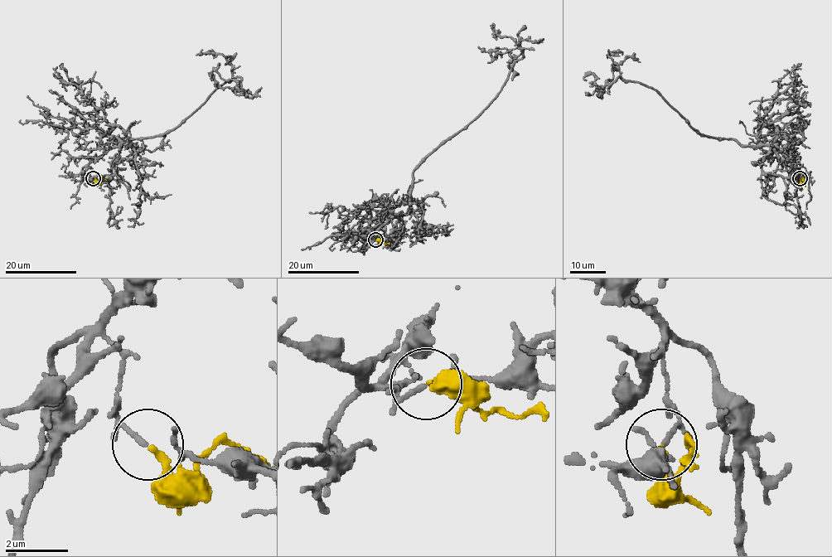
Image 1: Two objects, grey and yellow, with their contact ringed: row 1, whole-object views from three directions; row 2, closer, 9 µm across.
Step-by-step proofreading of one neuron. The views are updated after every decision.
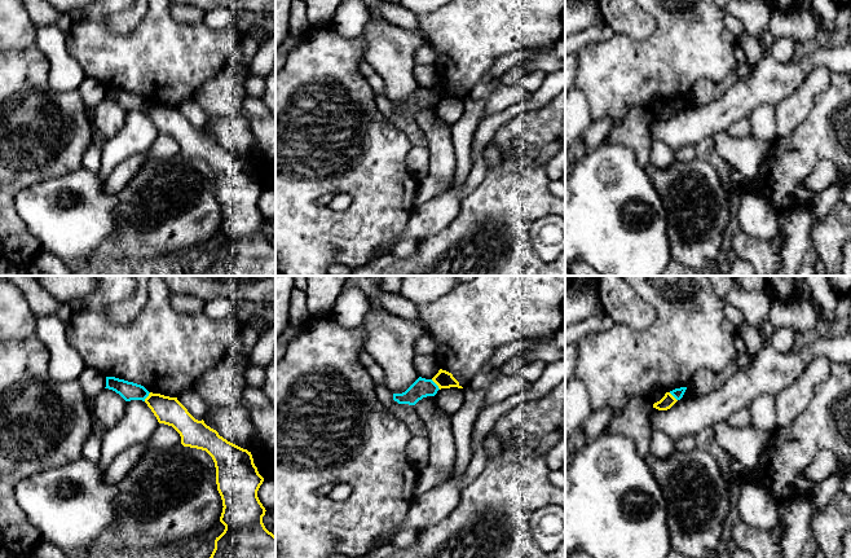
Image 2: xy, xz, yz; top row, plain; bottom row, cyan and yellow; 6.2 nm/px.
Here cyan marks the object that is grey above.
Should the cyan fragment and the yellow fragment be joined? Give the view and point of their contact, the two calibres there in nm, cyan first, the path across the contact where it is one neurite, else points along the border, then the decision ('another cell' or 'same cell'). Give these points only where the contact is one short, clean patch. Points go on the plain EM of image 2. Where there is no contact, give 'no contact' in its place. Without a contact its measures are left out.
xz (436, 95) | 120/110 nm | along xz (431, 89), (440, 99) | another cell

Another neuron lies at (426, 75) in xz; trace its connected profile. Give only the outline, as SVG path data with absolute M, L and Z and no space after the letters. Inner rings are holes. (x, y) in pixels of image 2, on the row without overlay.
M415 65L414 76L419 87L432 89L440 80L433 65Z

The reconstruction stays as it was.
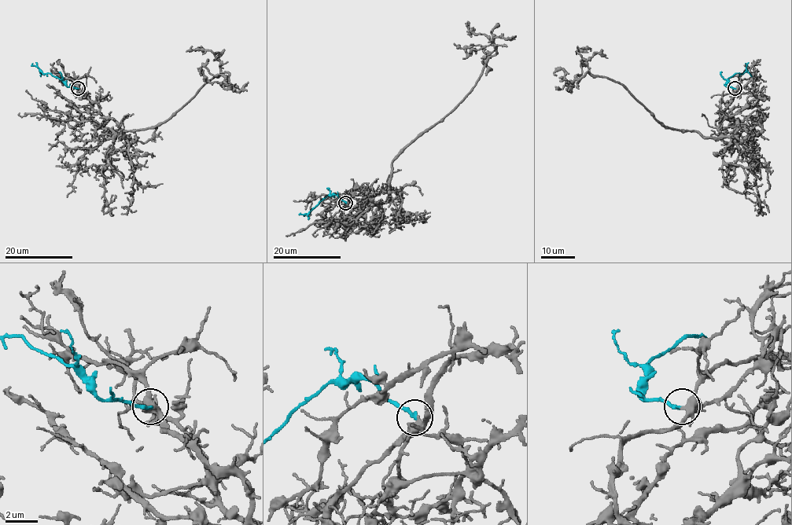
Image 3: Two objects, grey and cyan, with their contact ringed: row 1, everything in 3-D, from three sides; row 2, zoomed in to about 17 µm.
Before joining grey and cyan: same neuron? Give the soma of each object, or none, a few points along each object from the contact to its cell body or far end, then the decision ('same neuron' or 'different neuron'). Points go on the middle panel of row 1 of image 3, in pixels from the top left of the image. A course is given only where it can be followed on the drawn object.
no cell body on grey; no cell body on cyan; grey runs (346, 203), (355, 189), (370, 195), (388, 188), (392, 161), (472, 89), (496, 53), (468, 24); cyan runs (346, 203), (337, 196), (329, 195), (307, 214), (300, 213); same neuron

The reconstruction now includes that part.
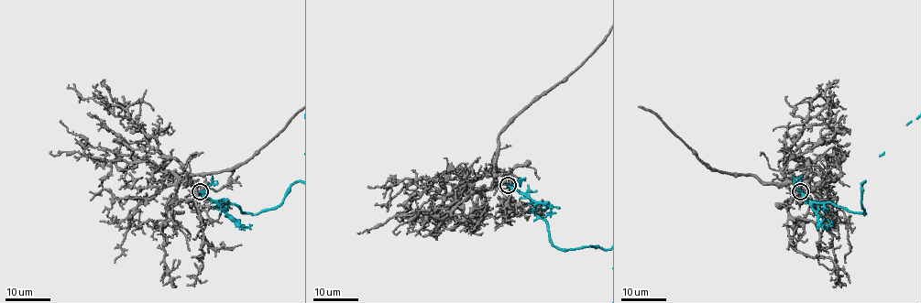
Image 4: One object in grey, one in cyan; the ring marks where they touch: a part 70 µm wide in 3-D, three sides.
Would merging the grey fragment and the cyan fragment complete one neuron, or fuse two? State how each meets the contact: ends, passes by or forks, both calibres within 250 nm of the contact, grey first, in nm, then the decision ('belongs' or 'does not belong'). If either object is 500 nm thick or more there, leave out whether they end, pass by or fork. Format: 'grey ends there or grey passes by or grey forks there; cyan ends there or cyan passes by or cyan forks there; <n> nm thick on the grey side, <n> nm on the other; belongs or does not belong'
grey ends there; cyan passes by; 240 nm thick on the grey side, 240 nm on the other; belongs

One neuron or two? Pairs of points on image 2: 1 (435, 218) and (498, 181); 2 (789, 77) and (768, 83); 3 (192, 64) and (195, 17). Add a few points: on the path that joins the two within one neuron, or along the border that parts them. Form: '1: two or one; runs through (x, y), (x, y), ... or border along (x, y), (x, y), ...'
1: two; border along (481, 181), (462, 201), (457, 215), (442, 228)
2: one; runs through (784, 78), (774, 82)
3: two; border along (170, 13), (181, 23), (202, 22)

